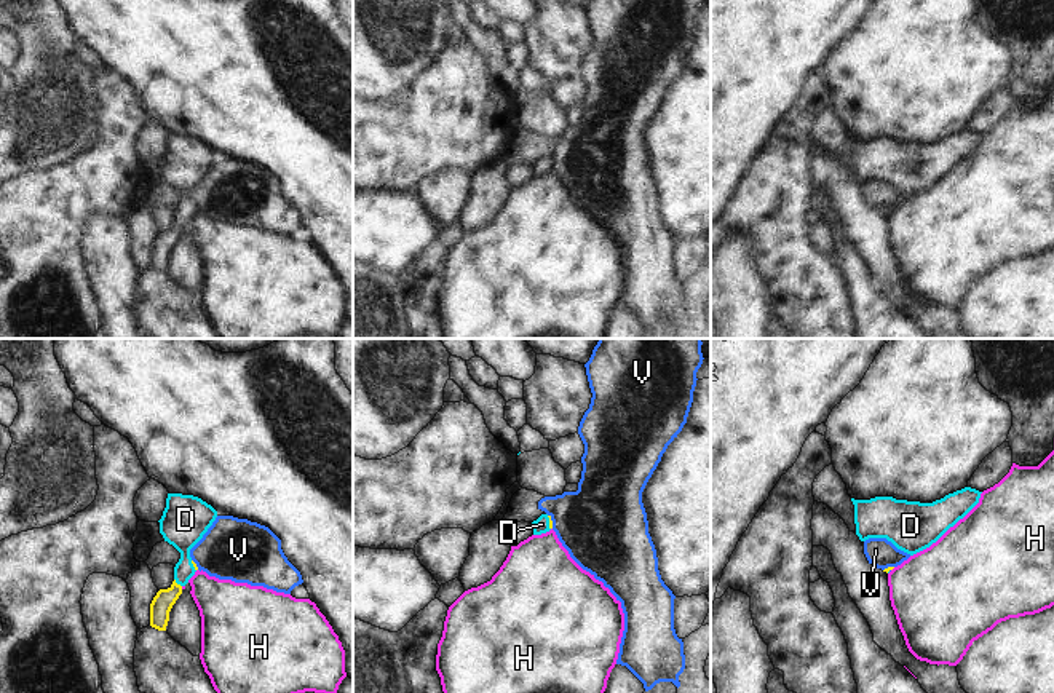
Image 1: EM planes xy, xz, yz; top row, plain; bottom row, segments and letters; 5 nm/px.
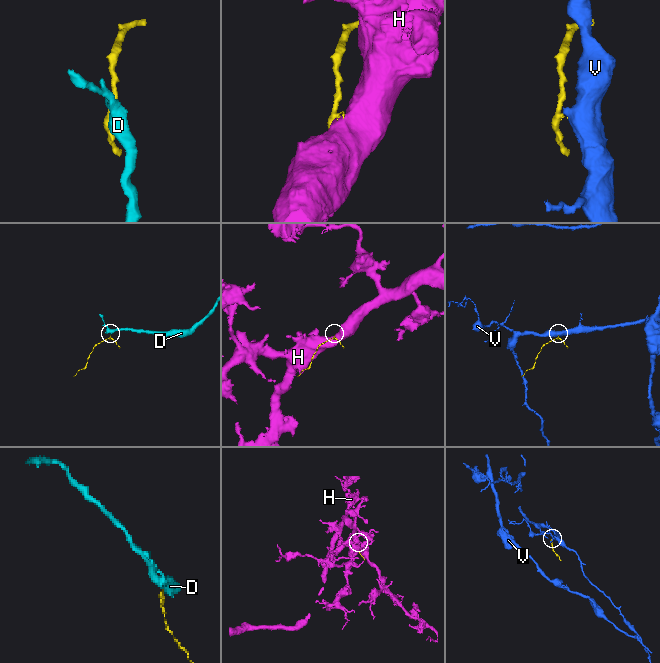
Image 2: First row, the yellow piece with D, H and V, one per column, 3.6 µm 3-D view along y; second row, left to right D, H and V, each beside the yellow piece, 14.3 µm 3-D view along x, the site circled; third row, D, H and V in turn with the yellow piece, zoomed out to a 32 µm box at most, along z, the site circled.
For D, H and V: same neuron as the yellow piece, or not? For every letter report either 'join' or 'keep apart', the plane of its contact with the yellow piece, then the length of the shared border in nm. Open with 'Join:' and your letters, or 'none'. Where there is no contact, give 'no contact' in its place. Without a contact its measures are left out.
Join: D
D: join; contact in xy; length 60 nm
H: keep apart; no contact
V: keep apart; contact in xz; length 80 nm

